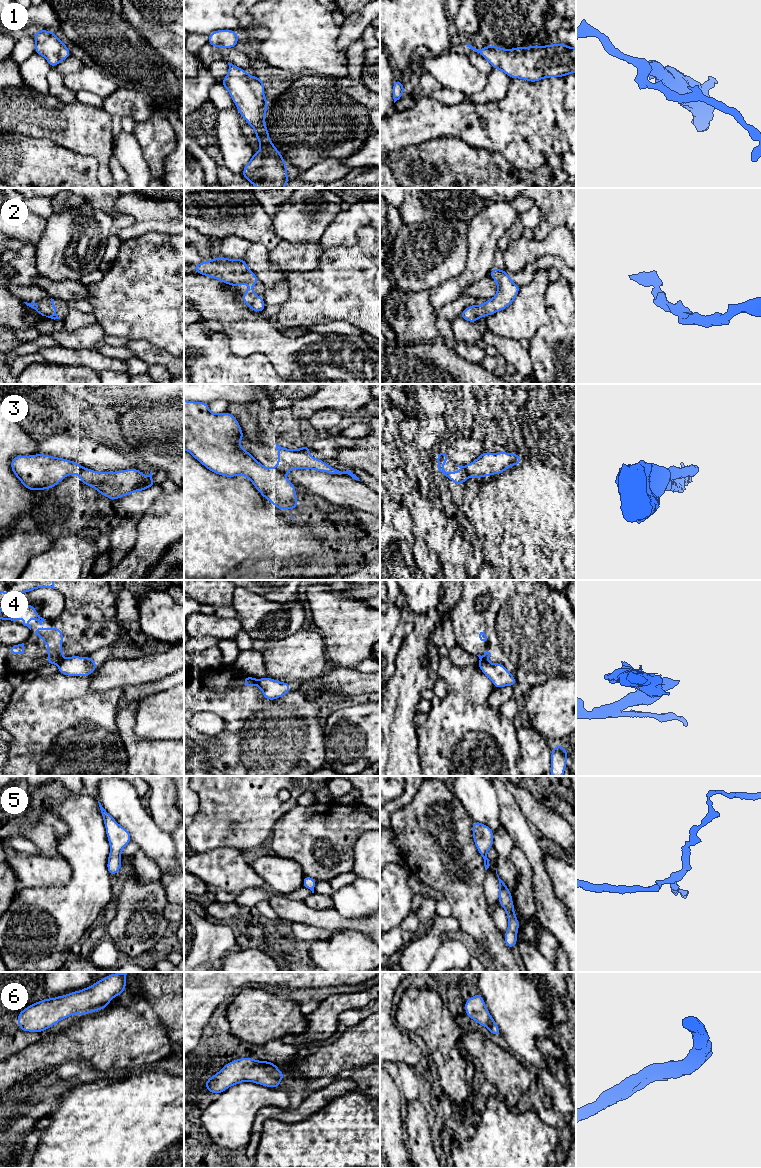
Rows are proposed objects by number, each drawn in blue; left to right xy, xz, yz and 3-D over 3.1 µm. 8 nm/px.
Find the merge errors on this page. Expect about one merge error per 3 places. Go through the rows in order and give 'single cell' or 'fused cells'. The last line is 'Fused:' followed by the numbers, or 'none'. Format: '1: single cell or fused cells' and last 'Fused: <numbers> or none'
1: single cell
2: single cell
3: fused cells
4: fused cells
5: single cell
6: single cell
Fused: 3, 4

